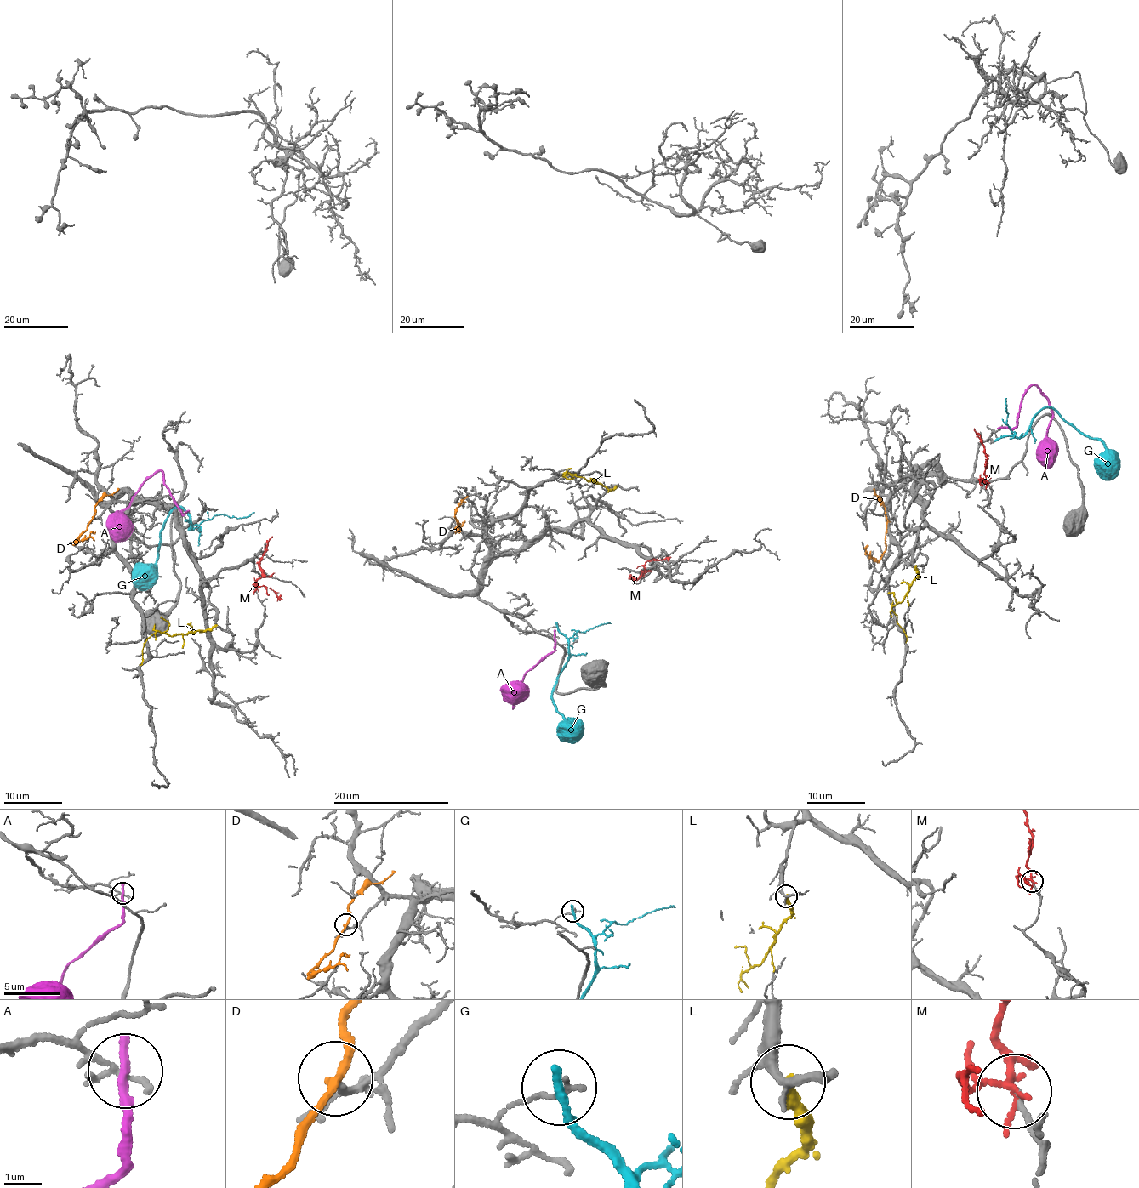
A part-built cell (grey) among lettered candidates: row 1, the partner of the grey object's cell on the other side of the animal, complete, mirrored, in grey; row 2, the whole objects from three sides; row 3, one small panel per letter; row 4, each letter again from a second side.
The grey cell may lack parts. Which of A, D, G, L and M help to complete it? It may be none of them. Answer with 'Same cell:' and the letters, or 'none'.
Same cell: none

